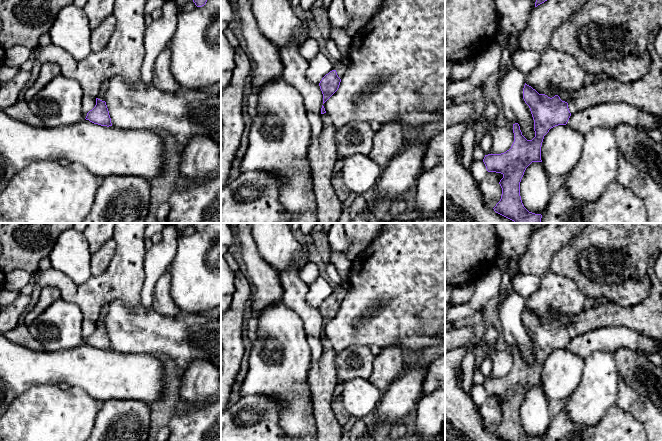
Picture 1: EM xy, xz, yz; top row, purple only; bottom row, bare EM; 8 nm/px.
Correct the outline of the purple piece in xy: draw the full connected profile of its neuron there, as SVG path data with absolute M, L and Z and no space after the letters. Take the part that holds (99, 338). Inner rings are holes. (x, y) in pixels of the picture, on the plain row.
M103 309L101 311L98 321L96 322L96 329L92 334L87 337L85 343L94 348L109 351L112 350L112 347L106 326L104 325L104 320L107 312L107 309Z

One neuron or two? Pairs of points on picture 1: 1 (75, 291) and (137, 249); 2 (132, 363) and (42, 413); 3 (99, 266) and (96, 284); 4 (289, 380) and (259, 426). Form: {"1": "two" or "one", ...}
{"1": "one", "2": "two", "3": "two", "4": "two"}

